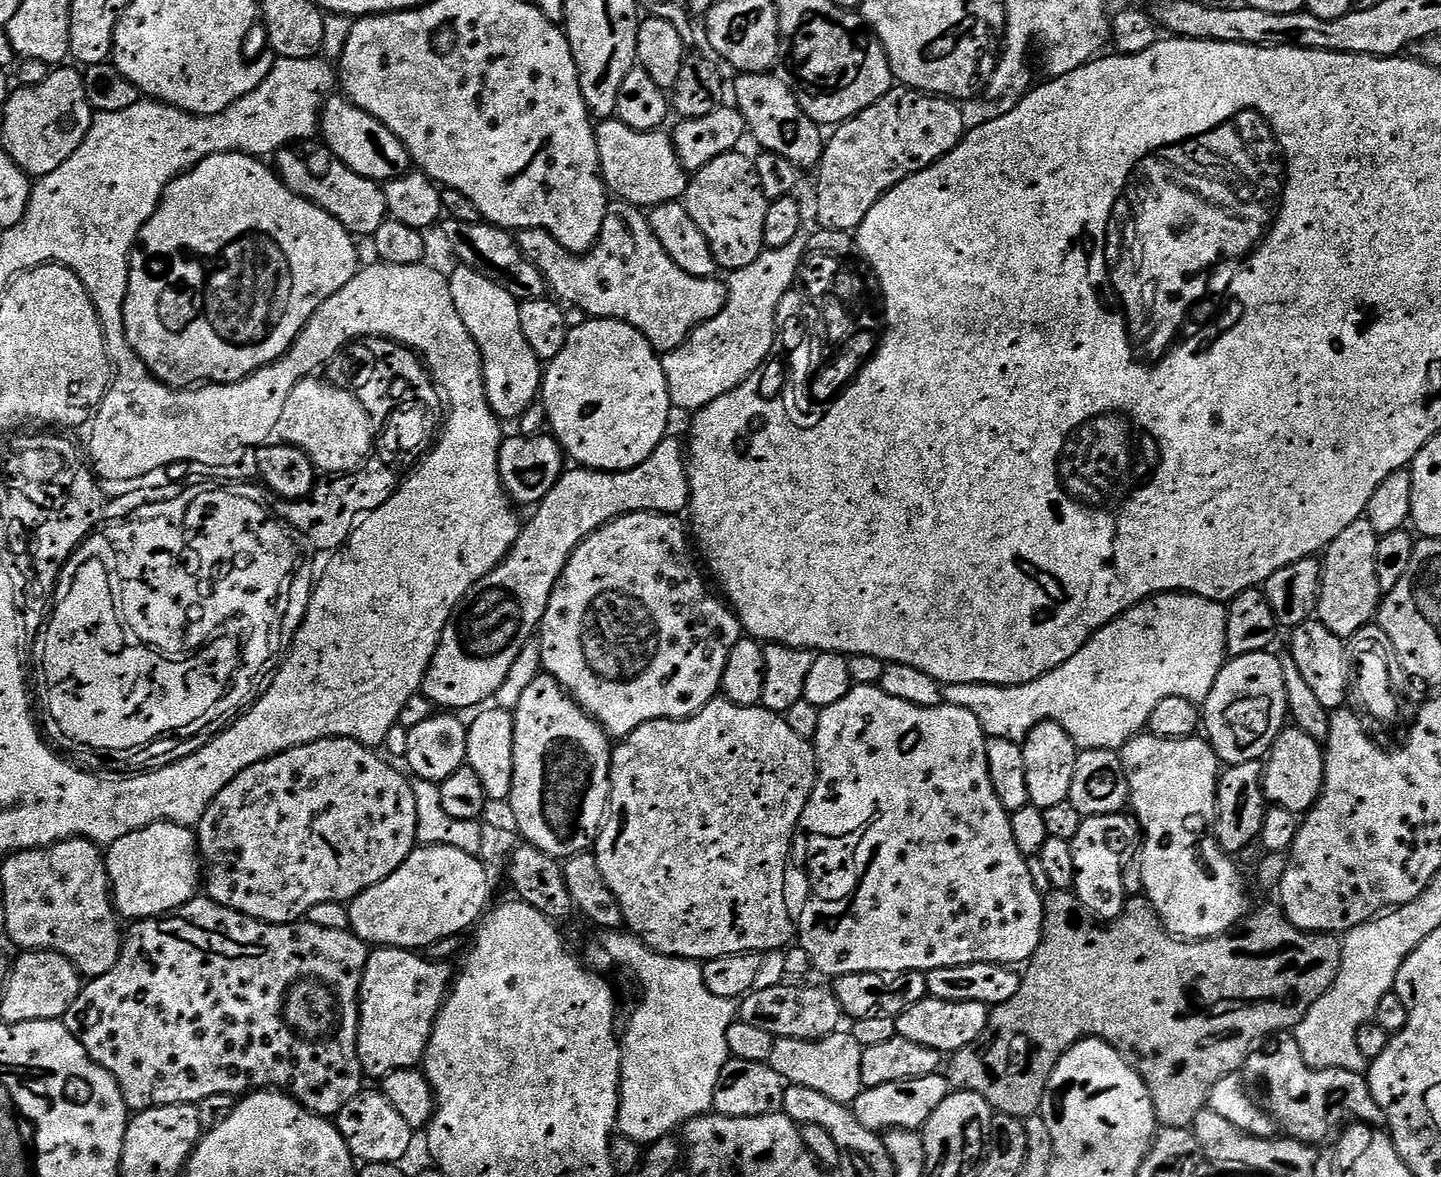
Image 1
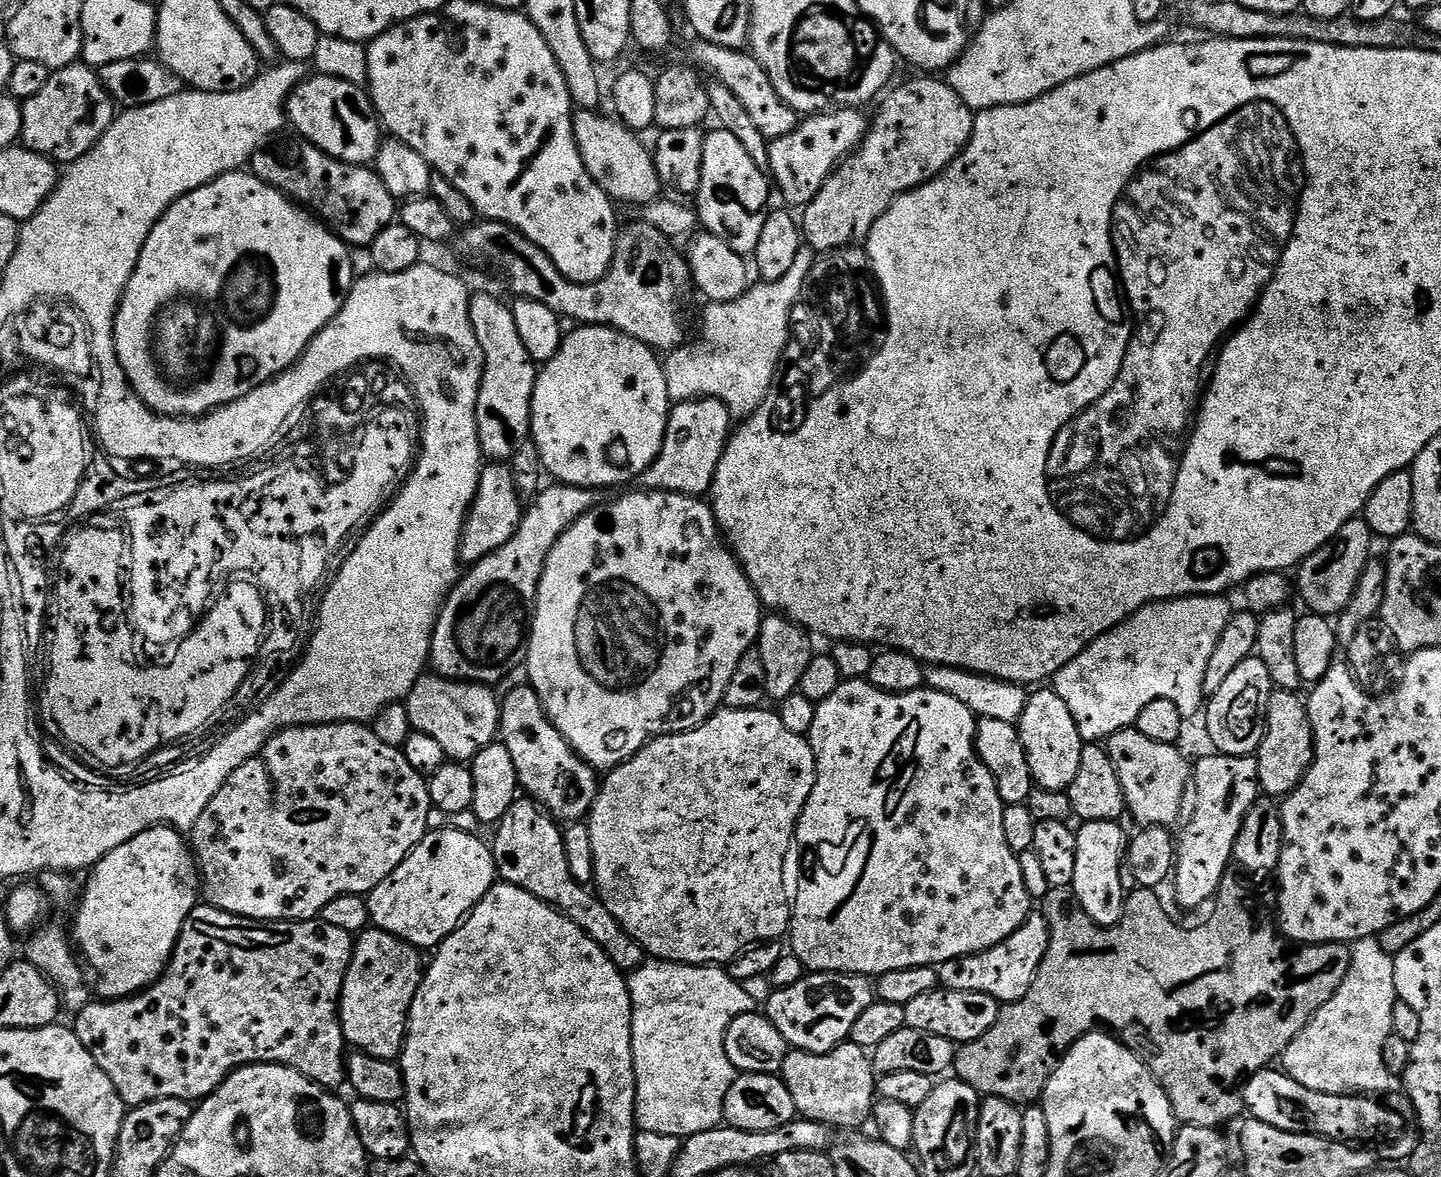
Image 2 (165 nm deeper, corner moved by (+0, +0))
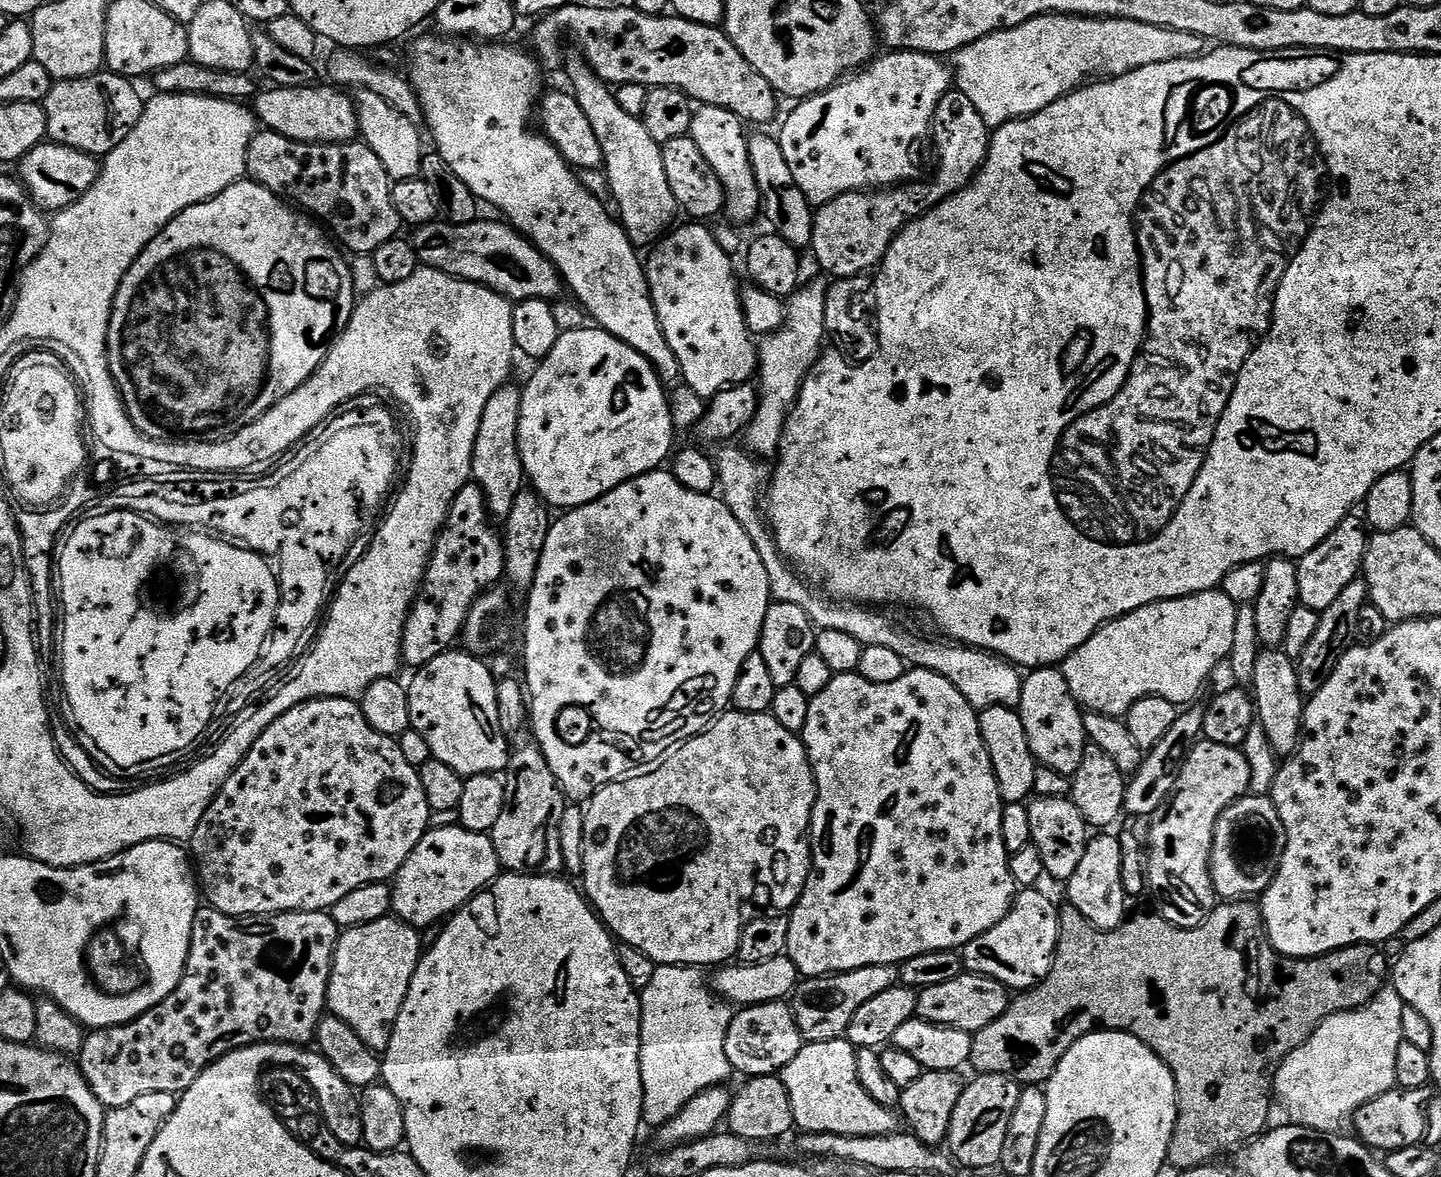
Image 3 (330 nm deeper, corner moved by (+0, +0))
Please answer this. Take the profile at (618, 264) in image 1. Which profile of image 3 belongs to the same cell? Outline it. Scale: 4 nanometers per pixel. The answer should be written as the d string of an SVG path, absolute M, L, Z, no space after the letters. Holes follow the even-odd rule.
M478 218L469 224L449 224L447 222L433 222L419 225L410 239L414 250L418 254L421 265L431 268L437 273L445 276L459 276L462 280L469 280L475 284L486 286L494 290L500 296L506 296L513 302L522 300L547 300L556 302L560 296L560 291L565 291L566 285L560 279L560 271L548 261L536 248L531 240L524 239L515 228L507 223L499 222L495 224L492 220Z

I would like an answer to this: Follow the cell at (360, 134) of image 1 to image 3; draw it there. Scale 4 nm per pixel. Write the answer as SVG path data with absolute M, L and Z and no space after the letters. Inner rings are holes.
M268 86L254 97L254 115L267 131L307 144L347 144L357 139L360 127L353 97L336 86L320 88Z

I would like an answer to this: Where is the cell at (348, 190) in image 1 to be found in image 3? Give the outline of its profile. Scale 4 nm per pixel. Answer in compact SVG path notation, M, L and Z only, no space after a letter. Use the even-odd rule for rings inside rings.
M260 130L250 142L250 150L246 150L246 166L247 179L270 190L281 200L291 202L297 209L311 214L337 241L340 239L349 248L349 253L374 253L378 246L401 235L402 221L398 210L394 210L392 197L394 182L386 174L382 162L378 162L378 154L374 154L374 150L370 150L363 142L307 144L286 138L277 132Z

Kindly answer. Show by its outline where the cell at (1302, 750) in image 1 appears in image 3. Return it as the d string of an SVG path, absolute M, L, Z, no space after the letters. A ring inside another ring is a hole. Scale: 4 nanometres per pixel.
M1264 650L1259 653L1250 685L1254 697L1258 724L1265 731L1277 757L1287 758L1300 746L1304 730L1306 697L1298 686L1297 661L1291 660L1282 650Z

